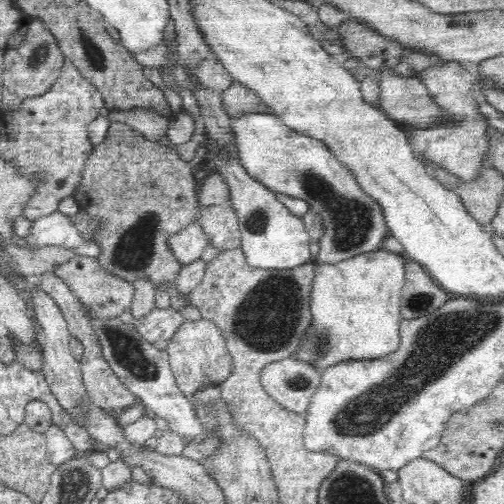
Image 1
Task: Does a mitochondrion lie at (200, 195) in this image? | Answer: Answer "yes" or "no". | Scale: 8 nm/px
no

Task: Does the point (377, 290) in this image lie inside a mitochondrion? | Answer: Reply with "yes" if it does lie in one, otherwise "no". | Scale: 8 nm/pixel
no

